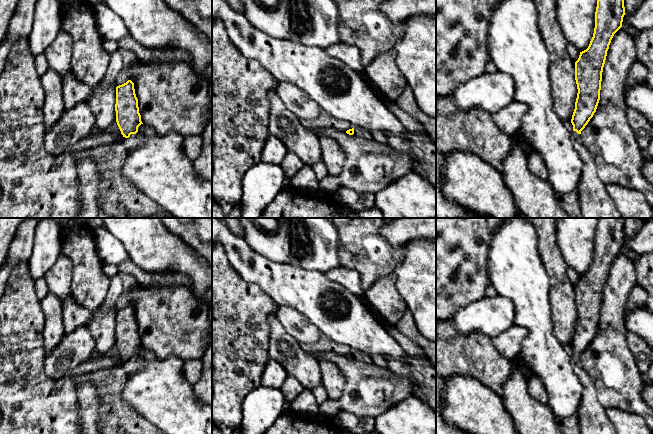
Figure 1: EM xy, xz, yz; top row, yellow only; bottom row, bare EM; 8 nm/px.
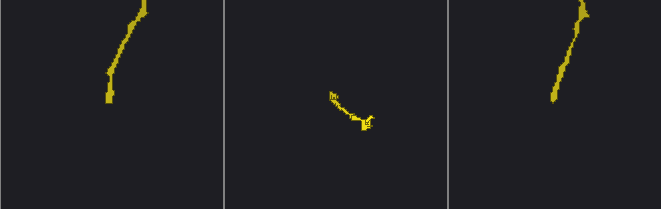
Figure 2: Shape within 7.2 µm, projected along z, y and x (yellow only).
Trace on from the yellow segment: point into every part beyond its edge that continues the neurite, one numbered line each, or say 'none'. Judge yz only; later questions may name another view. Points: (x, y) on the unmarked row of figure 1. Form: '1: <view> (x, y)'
1: yz (593, 418)

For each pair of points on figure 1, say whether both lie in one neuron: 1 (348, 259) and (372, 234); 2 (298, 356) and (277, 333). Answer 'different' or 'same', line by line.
1: same
2: same

